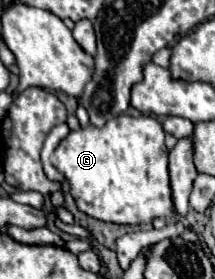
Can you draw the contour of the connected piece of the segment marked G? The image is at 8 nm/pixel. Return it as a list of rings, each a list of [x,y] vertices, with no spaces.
[[[118,115],[100,129],[90,125],[70,131],[54,151],[52,163],[70,181],[78,209],[94,219],[142,225],[174,213],[164,129],[154,117]]]

